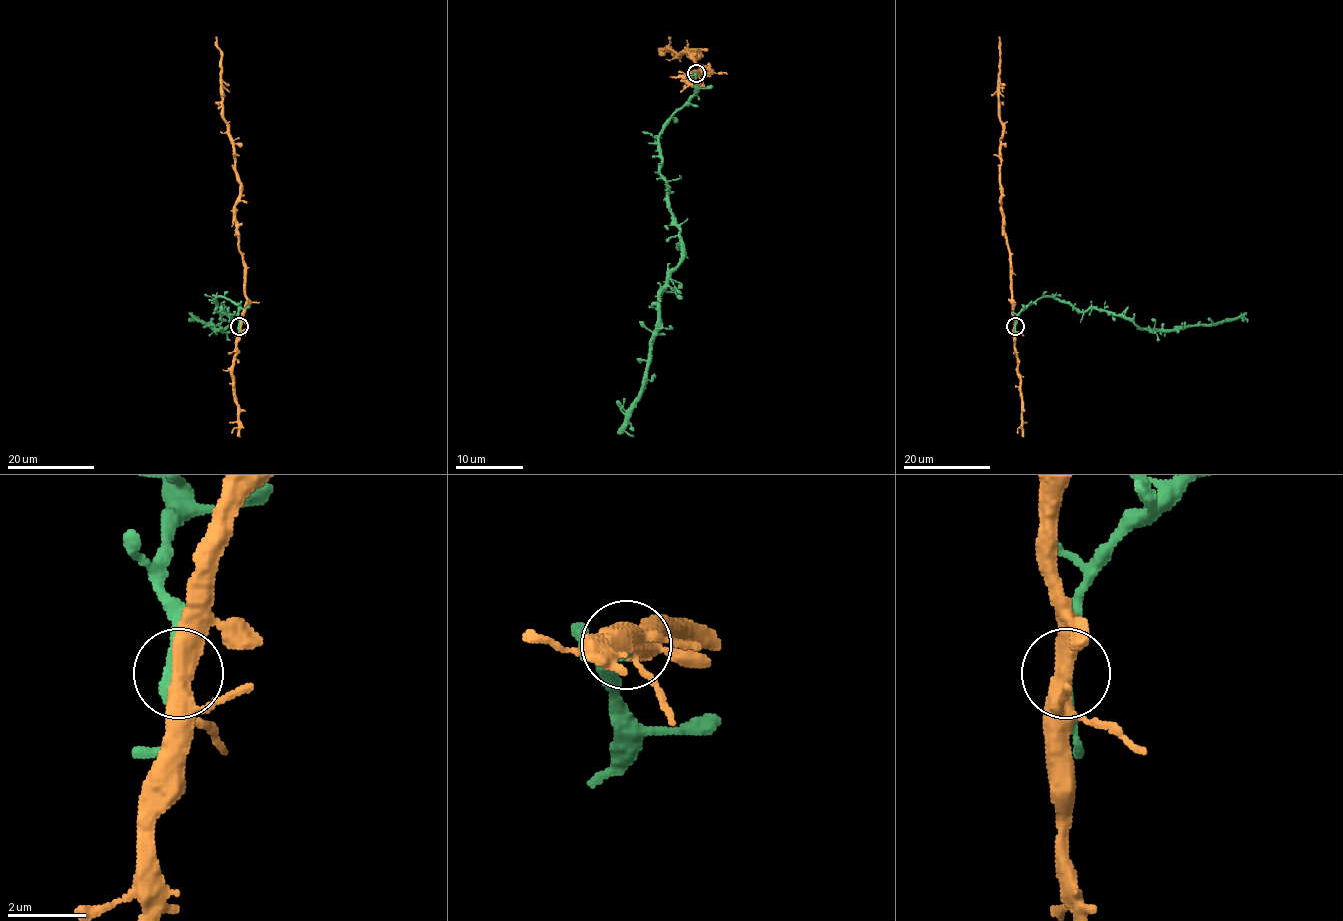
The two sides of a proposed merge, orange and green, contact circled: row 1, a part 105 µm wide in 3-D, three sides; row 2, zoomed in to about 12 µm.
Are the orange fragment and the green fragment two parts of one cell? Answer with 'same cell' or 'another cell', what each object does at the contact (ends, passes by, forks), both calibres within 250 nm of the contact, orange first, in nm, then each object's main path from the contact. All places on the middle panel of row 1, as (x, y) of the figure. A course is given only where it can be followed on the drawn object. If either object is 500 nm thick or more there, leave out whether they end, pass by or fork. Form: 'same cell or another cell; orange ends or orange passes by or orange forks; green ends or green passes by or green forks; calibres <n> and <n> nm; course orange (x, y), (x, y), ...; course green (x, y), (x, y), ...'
another cell; orange forks; green passes by; calibres 400 and 320 nm; course orange (696, 73), (708, 70), (689, 53), (697, 51), (691, 50), (680, 55), (672, 48), (660, 48); course green (696, 73), (694, 94), (658, 136), (680, 260), (660, 299), (645, 388), (624, 428), (633, 435)

